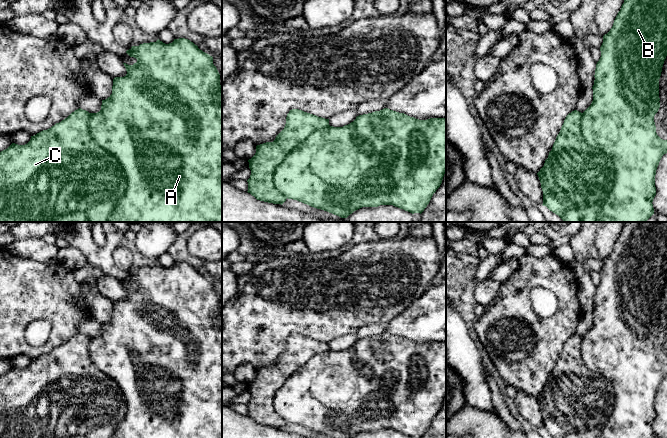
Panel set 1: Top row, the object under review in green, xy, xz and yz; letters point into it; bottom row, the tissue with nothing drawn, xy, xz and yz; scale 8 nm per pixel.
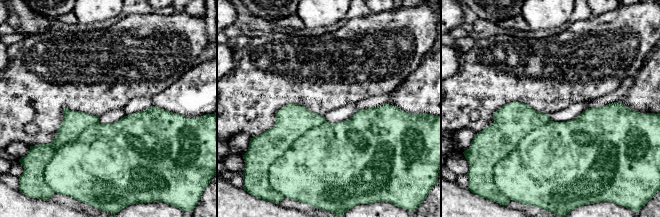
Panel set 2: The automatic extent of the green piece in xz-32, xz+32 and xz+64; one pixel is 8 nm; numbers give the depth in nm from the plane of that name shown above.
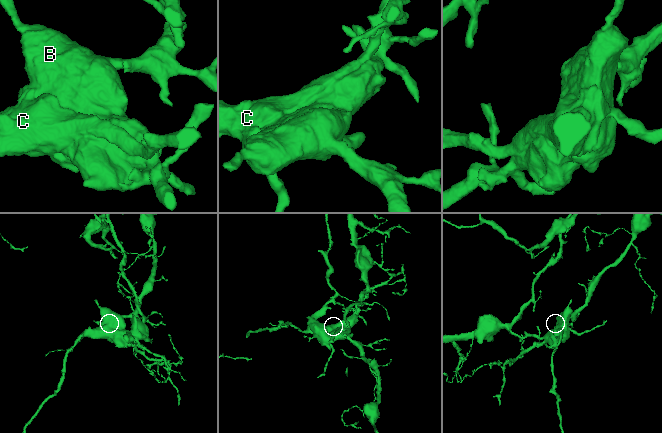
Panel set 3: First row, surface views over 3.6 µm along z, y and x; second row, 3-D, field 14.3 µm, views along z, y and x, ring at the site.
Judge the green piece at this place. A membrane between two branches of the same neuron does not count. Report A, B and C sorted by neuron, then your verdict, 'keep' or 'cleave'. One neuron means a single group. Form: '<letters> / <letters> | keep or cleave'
A B / C | cleave

